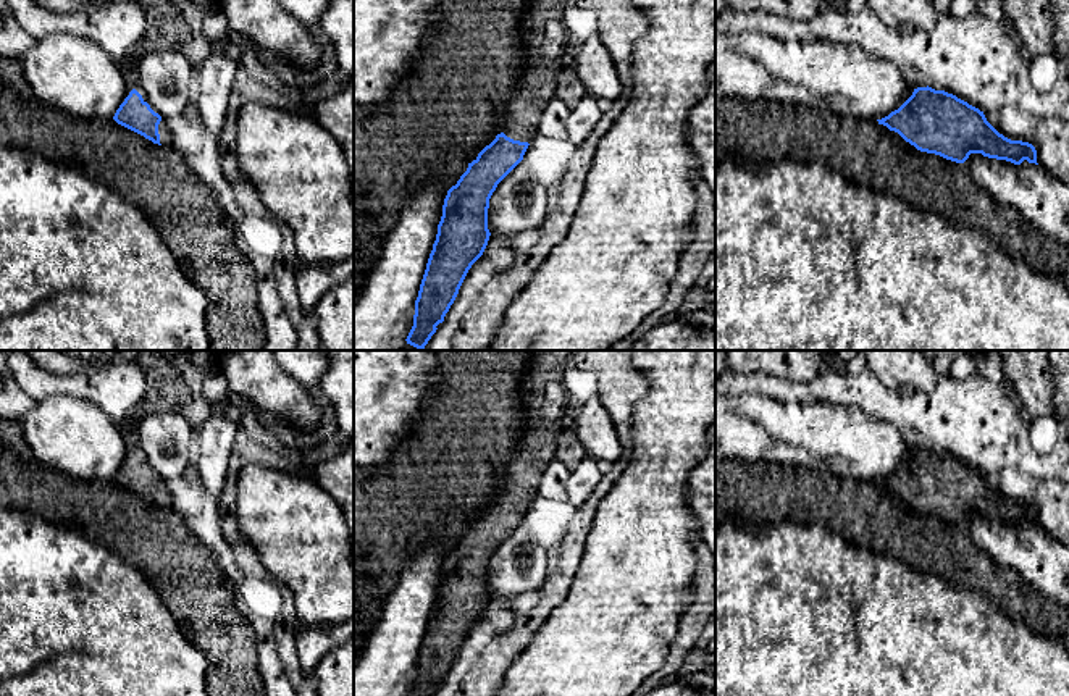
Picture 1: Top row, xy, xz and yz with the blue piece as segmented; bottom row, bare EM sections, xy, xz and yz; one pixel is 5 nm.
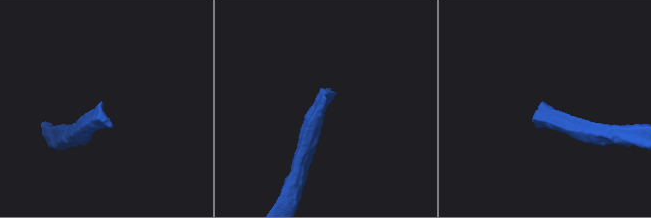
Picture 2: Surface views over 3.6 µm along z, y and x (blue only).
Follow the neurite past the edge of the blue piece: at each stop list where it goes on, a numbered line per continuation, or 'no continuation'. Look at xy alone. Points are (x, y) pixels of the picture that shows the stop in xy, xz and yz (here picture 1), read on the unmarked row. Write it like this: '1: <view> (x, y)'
1: xy (165, 498)

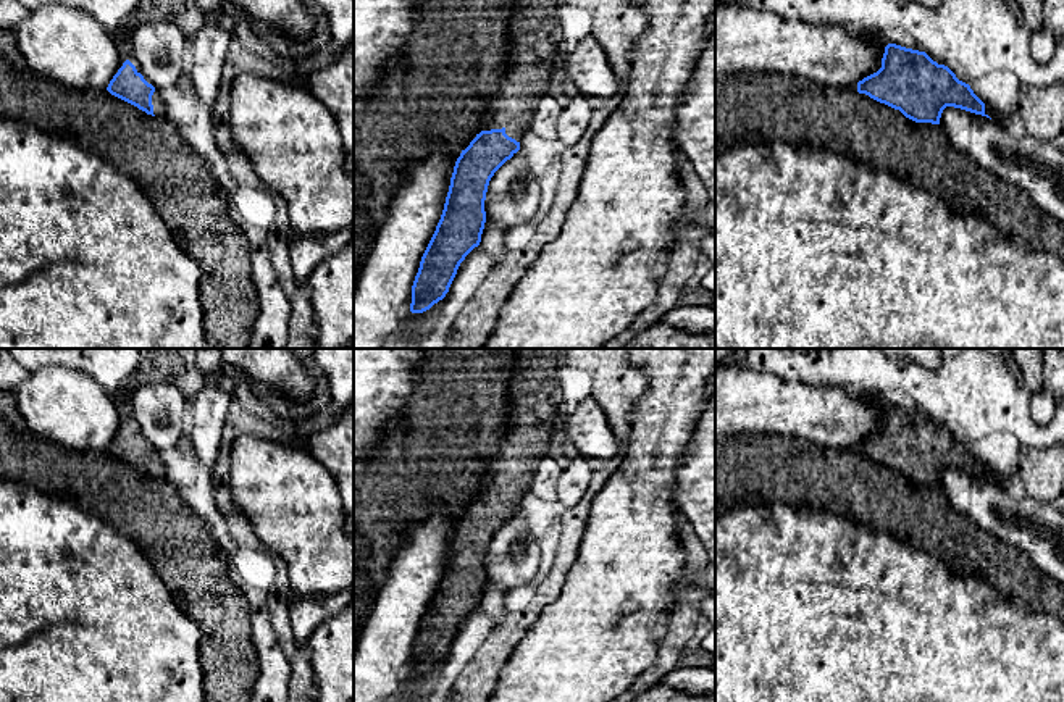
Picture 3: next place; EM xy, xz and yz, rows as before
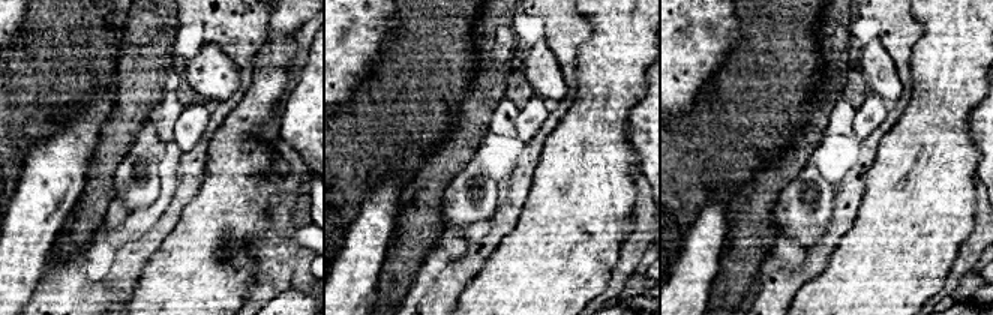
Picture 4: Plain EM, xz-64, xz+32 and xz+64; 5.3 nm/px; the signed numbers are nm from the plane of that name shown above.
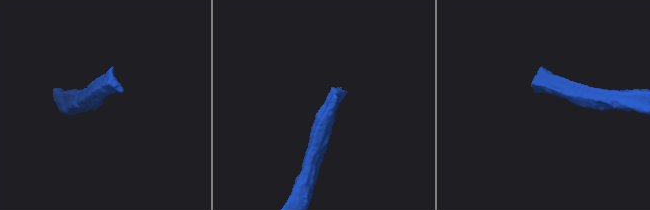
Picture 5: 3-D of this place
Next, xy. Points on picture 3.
1: xy (159, 468)

